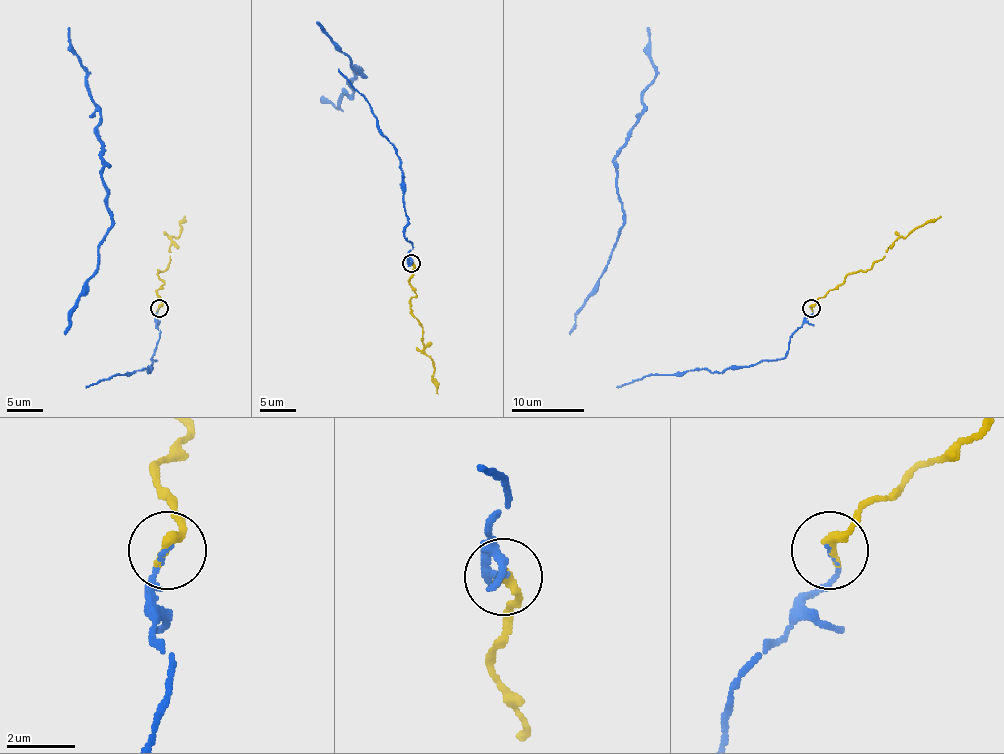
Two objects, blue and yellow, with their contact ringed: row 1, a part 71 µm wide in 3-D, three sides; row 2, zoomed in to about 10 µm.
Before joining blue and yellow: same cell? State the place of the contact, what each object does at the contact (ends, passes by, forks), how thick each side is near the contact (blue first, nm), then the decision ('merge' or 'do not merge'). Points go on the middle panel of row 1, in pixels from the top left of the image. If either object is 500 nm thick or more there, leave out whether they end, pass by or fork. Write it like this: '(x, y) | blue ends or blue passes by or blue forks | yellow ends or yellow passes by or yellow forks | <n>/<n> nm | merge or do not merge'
(411, 263) | blue ends | yellow ends | 100/320 nm | merge

